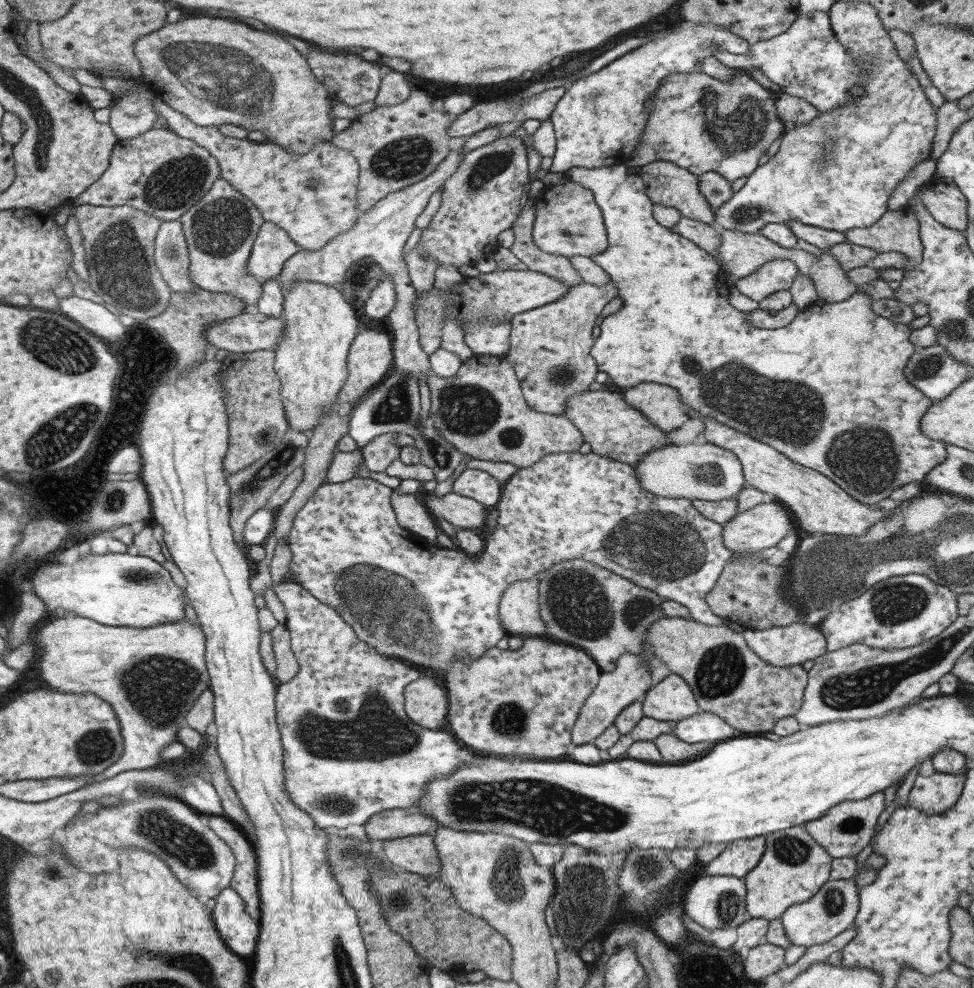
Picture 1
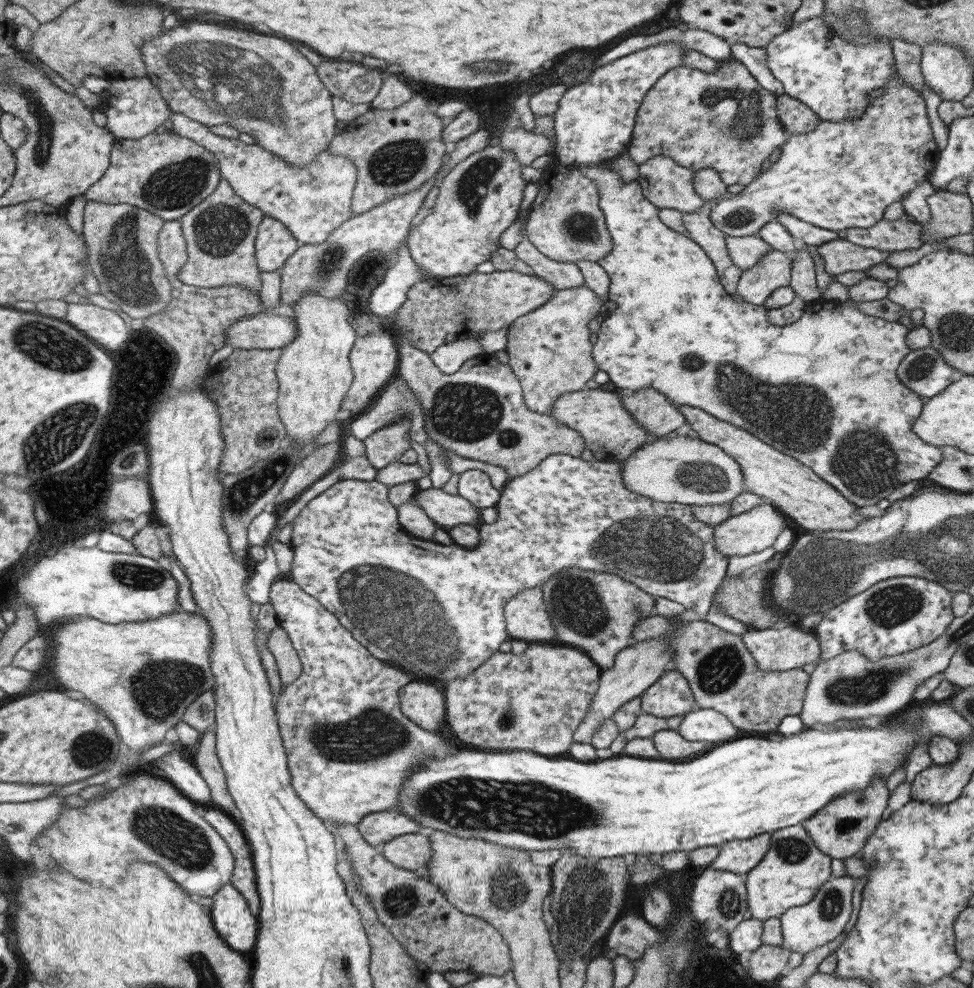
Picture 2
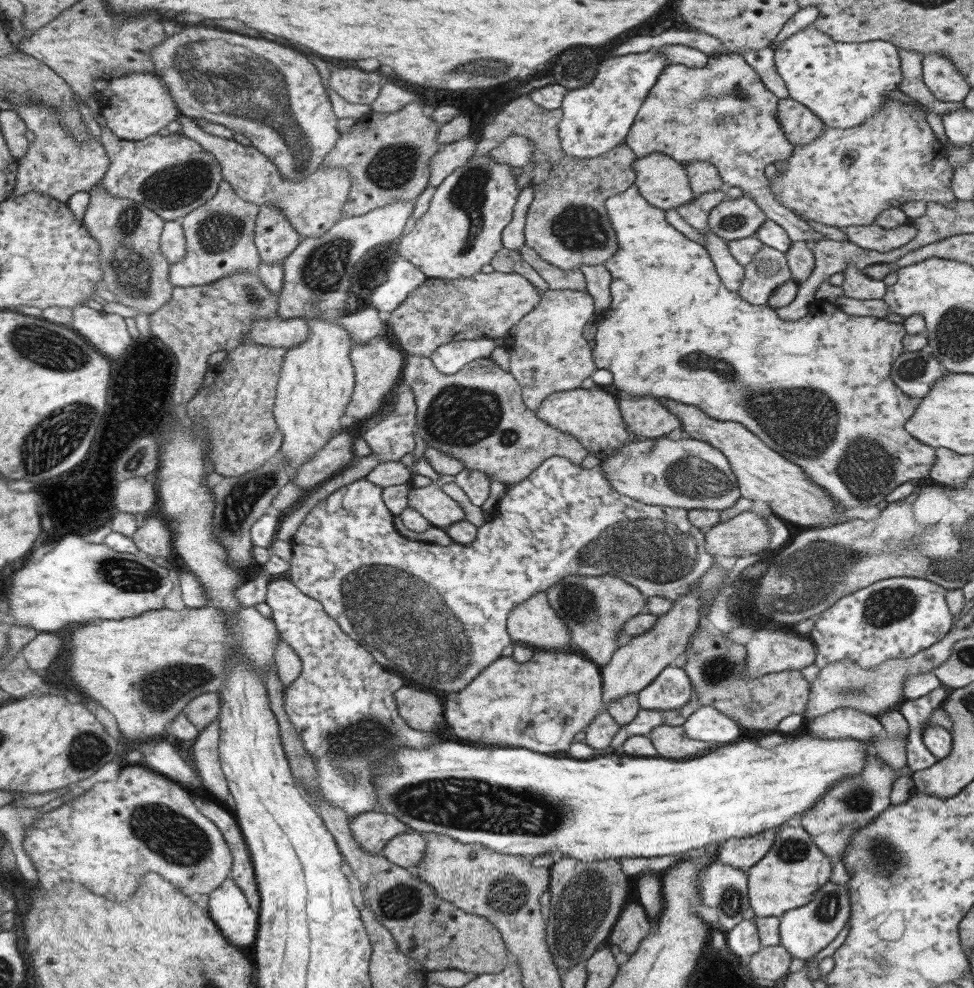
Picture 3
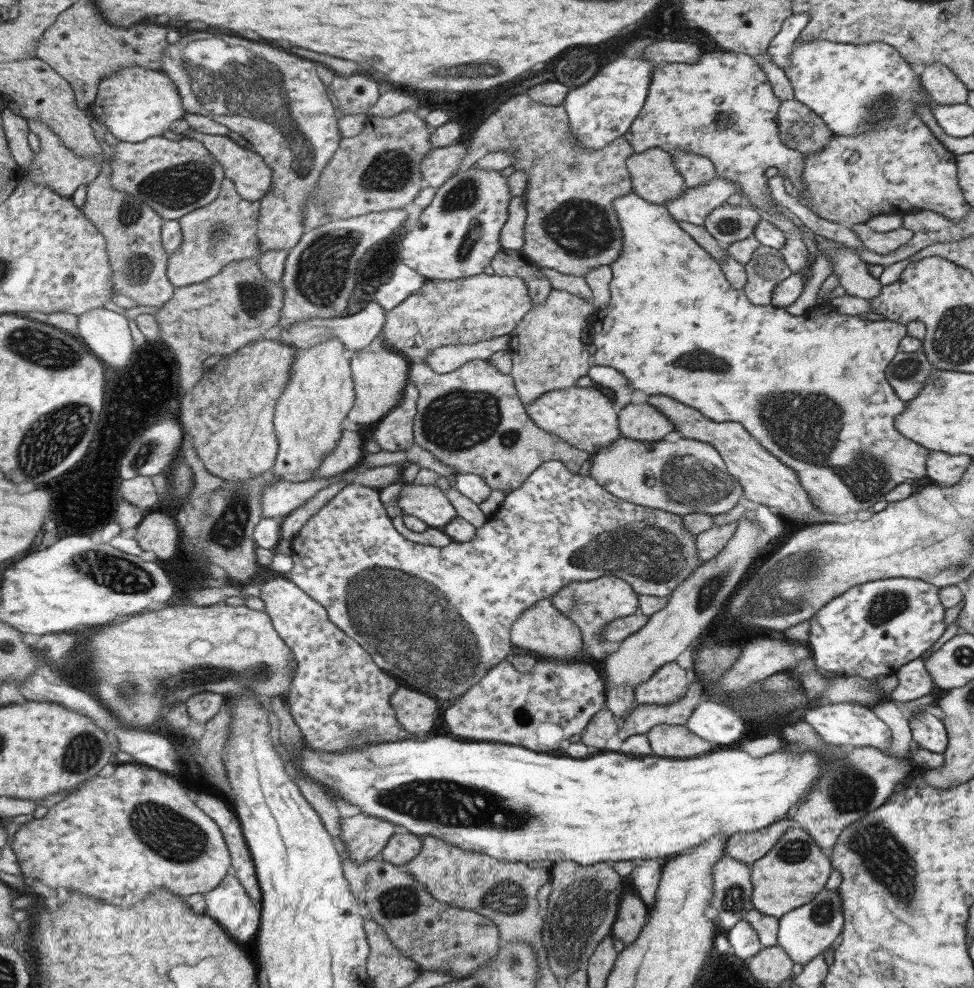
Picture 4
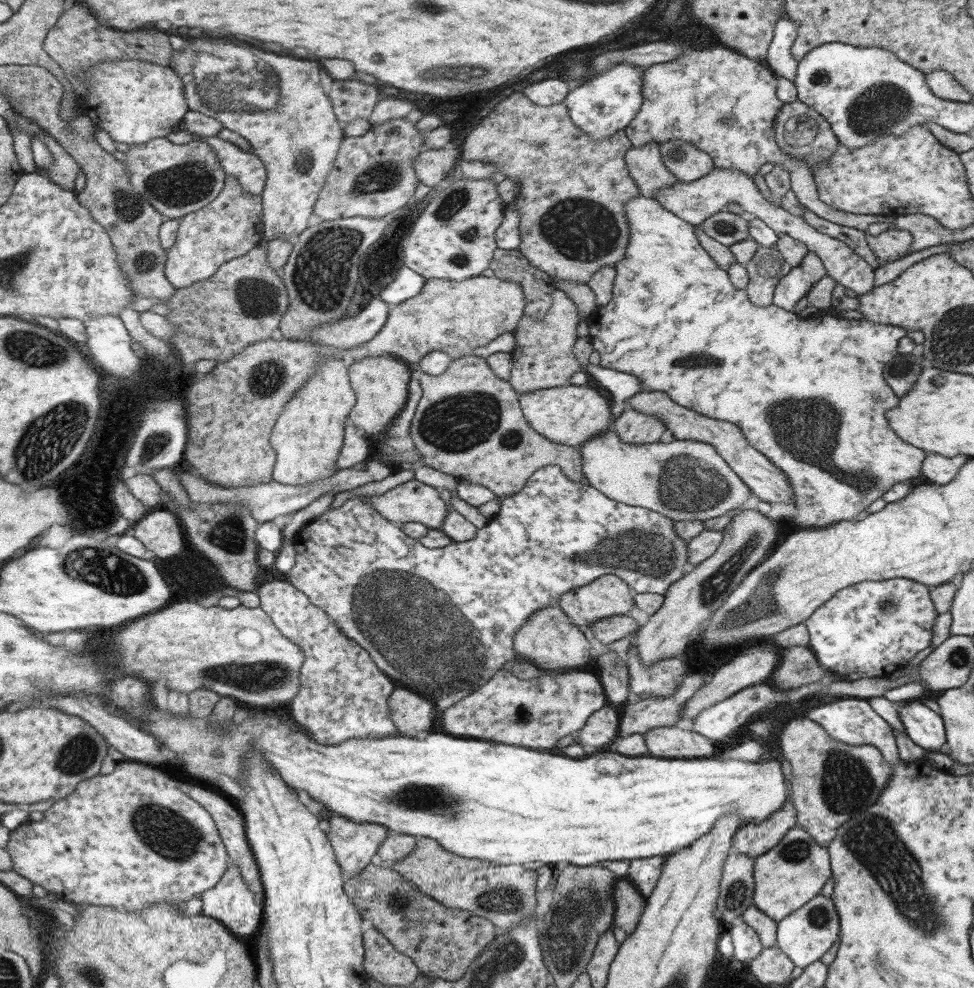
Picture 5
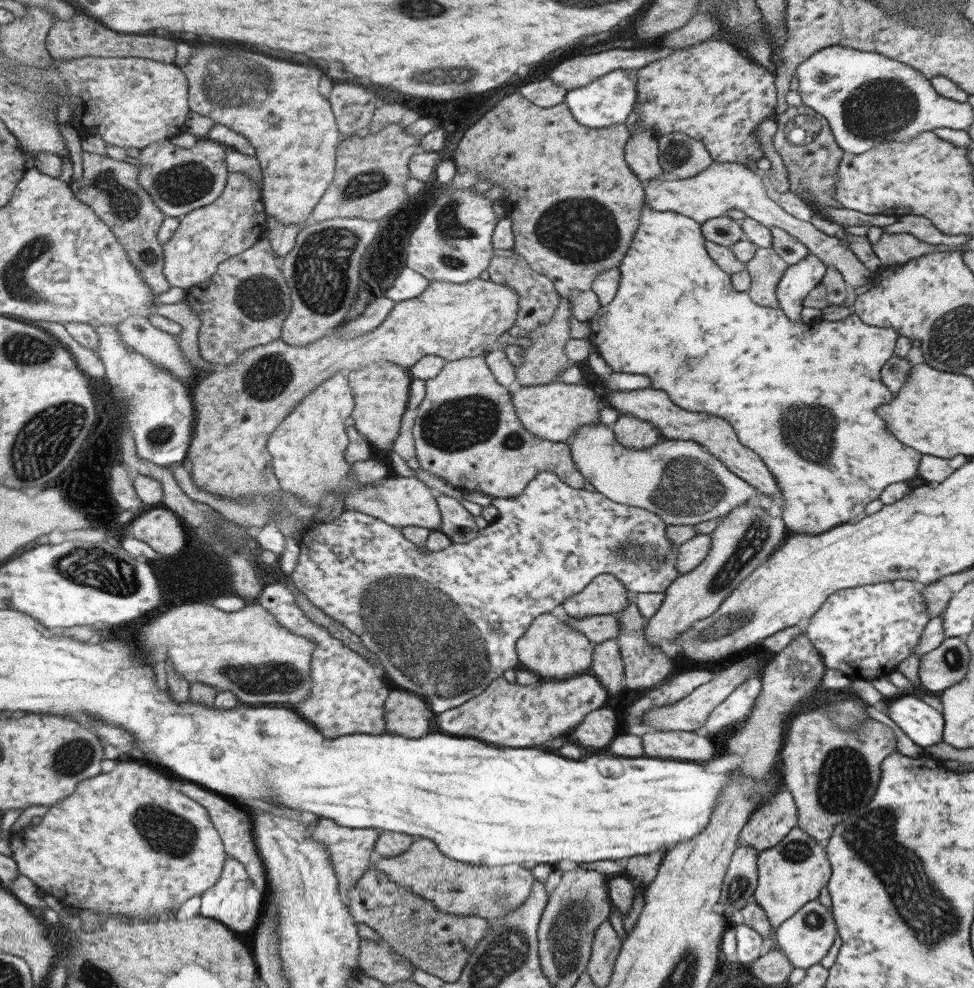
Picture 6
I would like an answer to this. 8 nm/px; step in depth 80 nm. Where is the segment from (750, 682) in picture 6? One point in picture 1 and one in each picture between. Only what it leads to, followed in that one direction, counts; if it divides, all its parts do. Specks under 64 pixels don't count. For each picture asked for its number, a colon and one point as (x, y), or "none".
1: (704, 727)
2: (705, 724)
3: (705, 723)
4: (716, 723)
5: (723, 720)

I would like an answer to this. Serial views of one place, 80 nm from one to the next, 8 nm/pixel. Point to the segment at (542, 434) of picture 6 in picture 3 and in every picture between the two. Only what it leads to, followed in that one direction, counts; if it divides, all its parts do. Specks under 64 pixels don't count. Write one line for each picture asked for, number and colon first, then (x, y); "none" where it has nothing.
3: (592, 416)
4: (583, 417)
5: (568, 414)

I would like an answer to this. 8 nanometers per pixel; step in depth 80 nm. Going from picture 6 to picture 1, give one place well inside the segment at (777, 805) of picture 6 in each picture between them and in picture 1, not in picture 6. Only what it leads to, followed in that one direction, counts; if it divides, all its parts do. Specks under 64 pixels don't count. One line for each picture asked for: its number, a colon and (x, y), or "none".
1: (738, 857)
2: (738, 856)
3: (740, 853)
4: (746, 847)
5: (752, 840)

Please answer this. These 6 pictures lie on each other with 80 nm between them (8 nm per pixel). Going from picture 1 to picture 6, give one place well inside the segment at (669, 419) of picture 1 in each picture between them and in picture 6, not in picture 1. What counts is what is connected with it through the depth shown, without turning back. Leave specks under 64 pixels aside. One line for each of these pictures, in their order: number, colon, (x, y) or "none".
2: (652, 411)
3: (647, 418)
4: (638, 421)
5: (631, 426)
6: (630, 432)

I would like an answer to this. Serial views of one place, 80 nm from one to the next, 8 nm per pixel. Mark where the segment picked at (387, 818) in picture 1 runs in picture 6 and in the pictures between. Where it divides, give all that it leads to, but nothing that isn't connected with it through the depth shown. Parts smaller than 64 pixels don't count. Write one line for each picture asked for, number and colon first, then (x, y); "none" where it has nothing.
2: (379, 827)
3: (371, 830)
4: (362, 837)
5: (353, 843)
6: (348, 849)

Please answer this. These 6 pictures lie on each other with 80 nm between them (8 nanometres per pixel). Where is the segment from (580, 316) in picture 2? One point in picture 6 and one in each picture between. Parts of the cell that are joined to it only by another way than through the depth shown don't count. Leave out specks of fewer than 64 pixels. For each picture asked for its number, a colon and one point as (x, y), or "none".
3: (547, 351)
4: (545, 350)
5: (541, 358)
6: (544, 359)

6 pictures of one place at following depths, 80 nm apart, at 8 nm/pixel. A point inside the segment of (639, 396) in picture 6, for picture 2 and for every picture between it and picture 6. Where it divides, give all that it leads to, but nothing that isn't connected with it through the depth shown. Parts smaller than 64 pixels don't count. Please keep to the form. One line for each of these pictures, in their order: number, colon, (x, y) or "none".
2: (793, 489)
3: (763, 475)
4: (764, 480)
5: (769, 484)

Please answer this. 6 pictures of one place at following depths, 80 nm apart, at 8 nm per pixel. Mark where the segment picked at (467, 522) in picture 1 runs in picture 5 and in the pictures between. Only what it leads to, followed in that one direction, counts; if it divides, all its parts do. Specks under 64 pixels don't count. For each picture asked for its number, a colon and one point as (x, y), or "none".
2: (443, 509)
3: (430, 502)
4: (426, 502)
5: (412, 501)

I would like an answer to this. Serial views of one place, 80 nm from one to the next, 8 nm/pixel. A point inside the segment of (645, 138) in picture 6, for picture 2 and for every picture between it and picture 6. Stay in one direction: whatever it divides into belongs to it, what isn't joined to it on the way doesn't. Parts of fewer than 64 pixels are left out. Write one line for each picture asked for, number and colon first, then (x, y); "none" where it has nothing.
2: (664, 184)
3: (662, 182)
4: (653, 177)
5: (644, 165)

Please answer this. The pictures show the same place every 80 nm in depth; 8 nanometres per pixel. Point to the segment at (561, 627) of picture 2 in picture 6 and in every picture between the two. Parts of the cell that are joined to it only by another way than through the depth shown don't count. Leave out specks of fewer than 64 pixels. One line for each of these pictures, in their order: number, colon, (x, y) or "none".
3: (593, 608)
4: (592, 604)
5: (608, 595)
6: (604, 594)

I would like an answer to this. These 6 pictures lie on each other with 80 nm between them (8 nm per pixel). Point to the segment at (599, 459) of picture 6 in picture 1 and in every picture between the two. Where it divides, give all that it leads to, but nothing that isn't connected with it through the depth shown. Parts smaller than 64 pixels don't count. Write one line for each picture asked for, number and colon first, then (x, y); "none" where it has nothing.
1: (691, 471)
2: (690, 471)
3: (690, 474)
4: (683, 477)
5: (685, 479)

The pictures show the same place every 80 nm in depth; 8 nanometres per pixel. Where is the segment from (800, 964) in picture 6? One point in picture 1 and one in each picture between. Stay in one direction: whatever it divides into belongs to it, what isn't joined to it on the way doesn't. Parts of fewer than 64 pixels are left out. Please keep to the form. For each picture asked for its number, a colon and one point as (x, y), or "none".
1: (832, 908)
2: (803, 928)
3: (803, 931)
4: (806, 931)
5: (807, 933)

